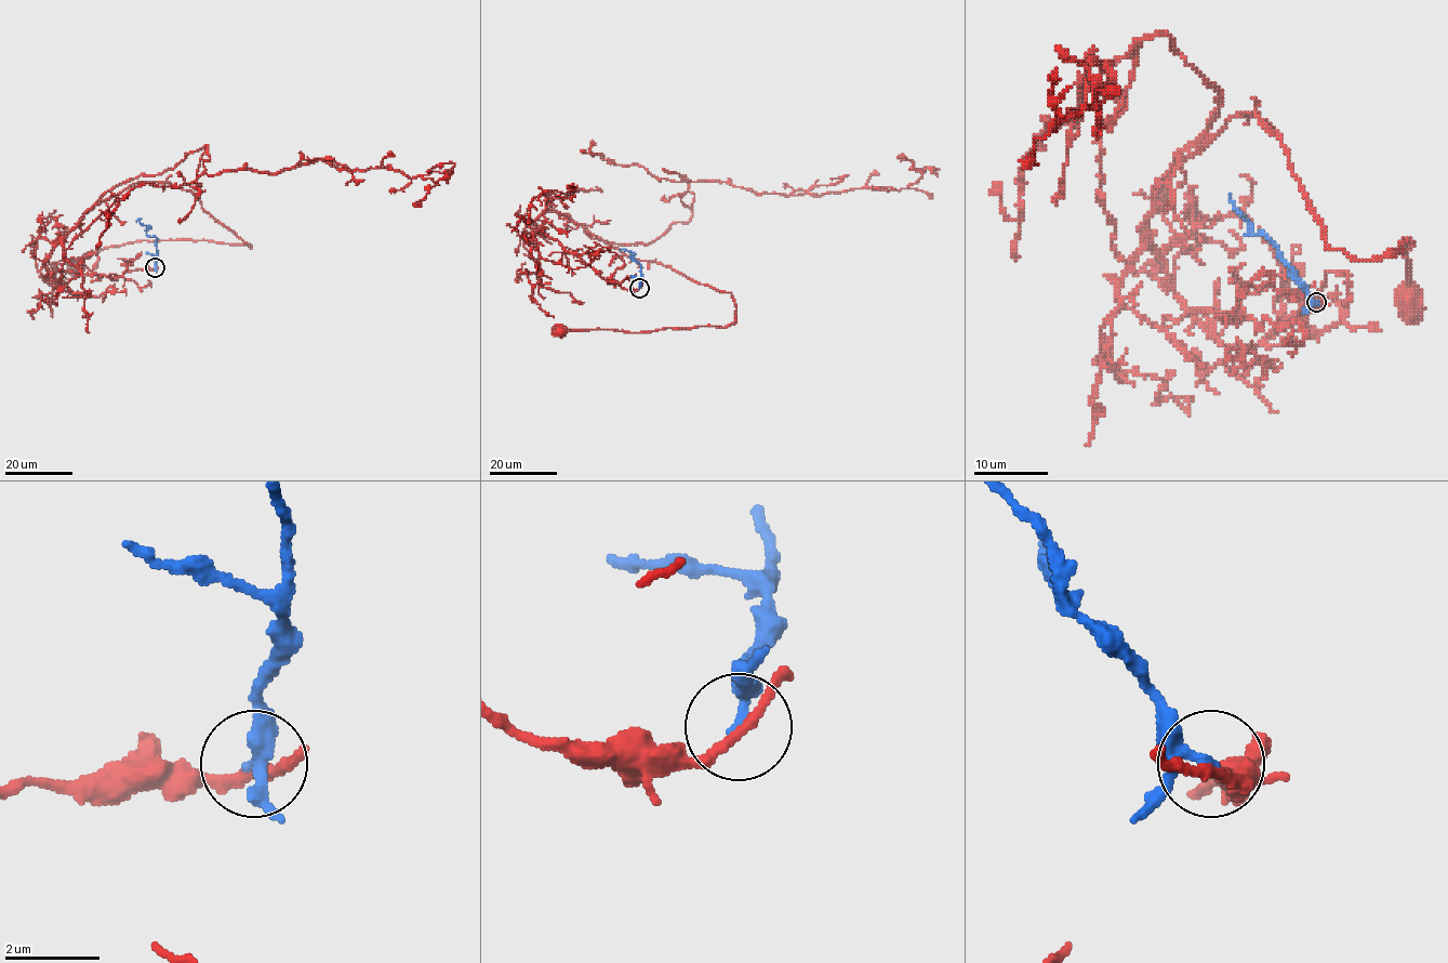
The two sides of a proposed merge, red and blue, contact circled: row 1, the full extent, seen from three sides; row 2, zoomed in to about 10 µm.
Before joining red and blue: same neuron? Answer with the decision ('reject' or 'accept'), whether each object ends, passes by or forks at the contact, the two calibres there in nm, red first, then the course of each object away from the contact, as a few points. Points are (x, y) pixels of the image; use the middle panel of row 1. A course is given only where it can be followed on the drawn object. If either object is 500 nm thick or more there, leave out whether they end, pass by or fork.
reject; red passes by; blue passes by; 200 nm thick on the red side, 200 nm on the other; red runs (639, 288), (605, 280), (531, 226), (547, 211), (627, 255), (728, 292), (735, 306), (724, 327), (559, 328); blue runs (639, 288), (641, 266), (625, 248)

